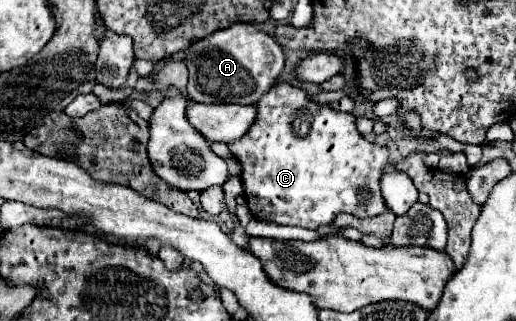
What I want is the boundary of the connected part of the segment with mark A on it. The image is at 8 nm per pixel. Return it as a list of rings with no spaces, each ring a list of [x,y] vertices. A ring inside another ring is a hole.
[[[240,22],[196,40],[188,48],[184,60],[190,70],[188,94],[194,102],[204,102],[204,104],[256,104],[276,82],[276,78],[284,68],[284,52],[276,44],[276,40],[266,32],[254,28],[254,24],[240,24]]]

